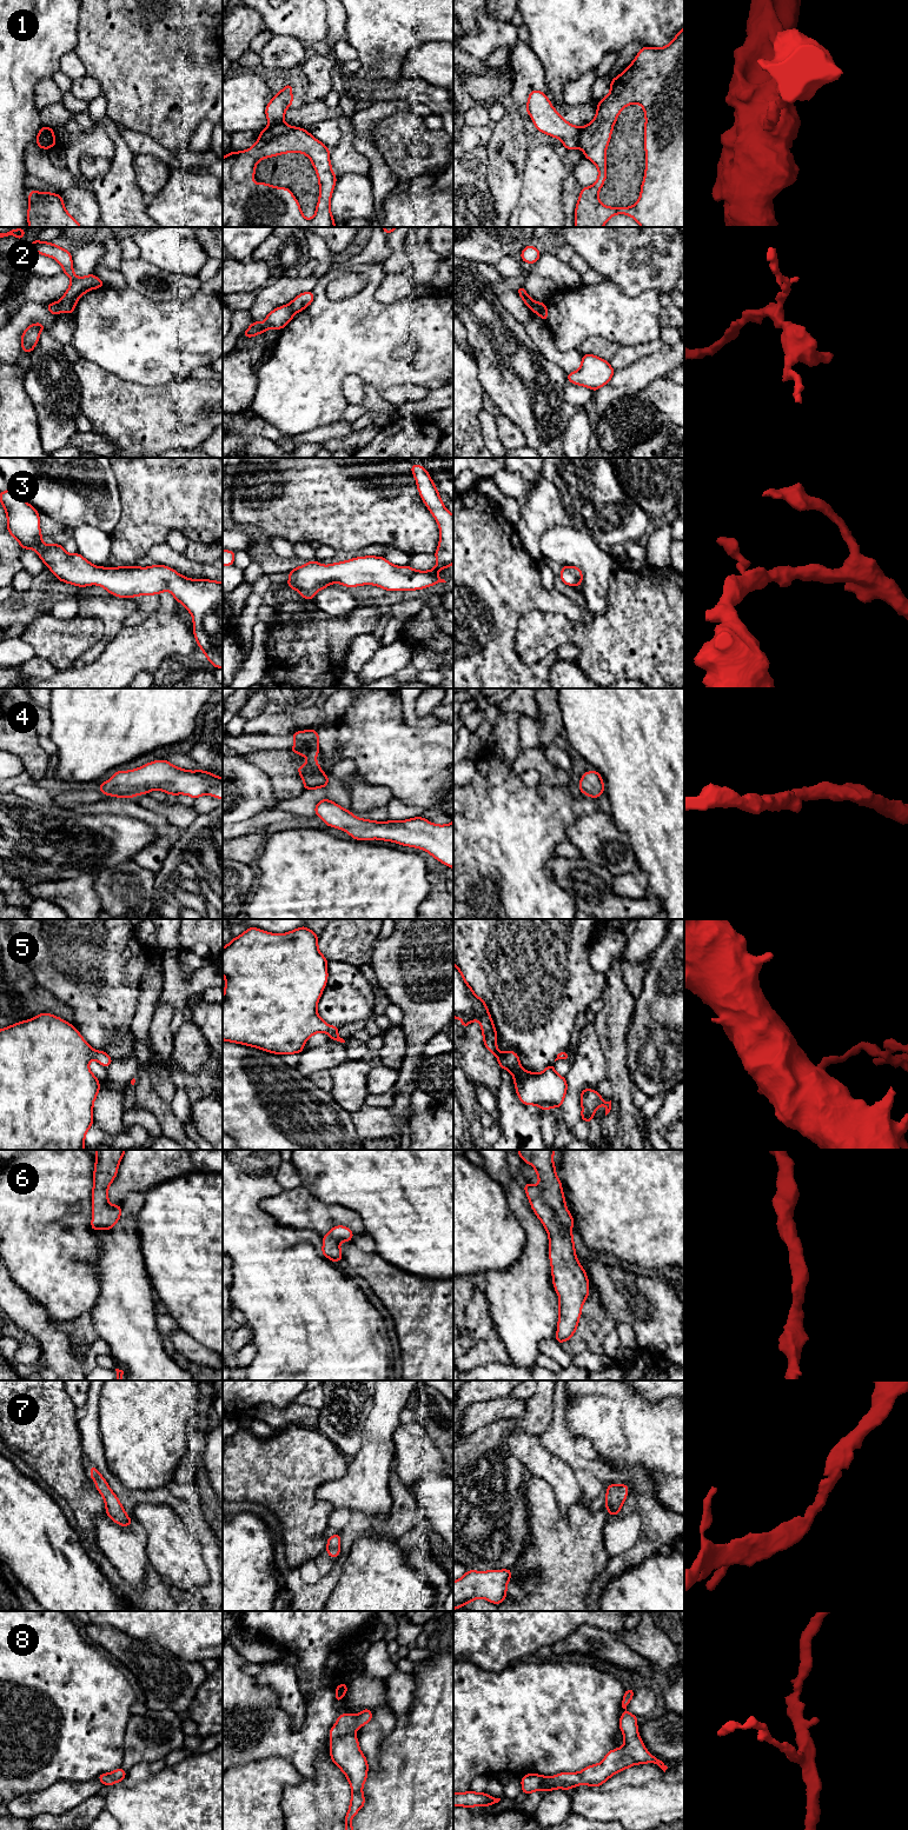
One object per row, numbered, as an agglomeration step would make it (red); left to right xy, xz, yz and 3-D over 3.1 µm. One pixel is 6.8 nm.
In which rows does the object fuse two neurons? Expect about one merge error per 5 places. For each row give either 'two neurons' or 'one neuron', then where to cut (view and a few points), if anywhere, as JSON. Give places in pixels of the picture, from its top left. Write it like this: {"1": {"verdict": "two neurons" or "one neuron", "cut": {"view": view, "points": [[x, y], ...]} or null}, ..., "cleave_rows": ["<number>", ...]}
{"1": {"verdict": "two neurons", "cut": {"view": "xy", "points": [[50, 128], [47, 147]]}}, "2": {"verdict": "two neurons", "cut": {"view": "xy", "points": [[57, 303], [60, 311]]}}, "3": {"verdict": "one neuron", "cut": null}, "4": {"verdict": "one neuron", "cut": null}, "5": {"verdict": "one neuron", "cut": null}, "6": {"verdict": "one neuron", "cut": null}, "7": {"verdict": "one neuron", "cut": null}, "8": {"verdict": "one neuron", "cut": null}, "cleave_rows": ["1", "2"]}

